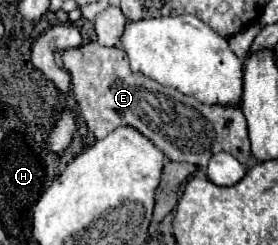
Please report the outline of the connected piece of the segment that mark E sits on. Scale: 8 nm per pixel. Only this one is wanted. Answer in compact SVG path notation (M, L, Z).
M90 41L64 51L62 59L64 69L72 77L72 93L78 101L80 115L96 139L106 137L120 125L128 125L148 137L170 161L206 167L208 159L220 151L234 155L240 163L250 159L248 129L240 105L204 105L172 87L162 87L154 79L134 73L120 47L102 47Z

